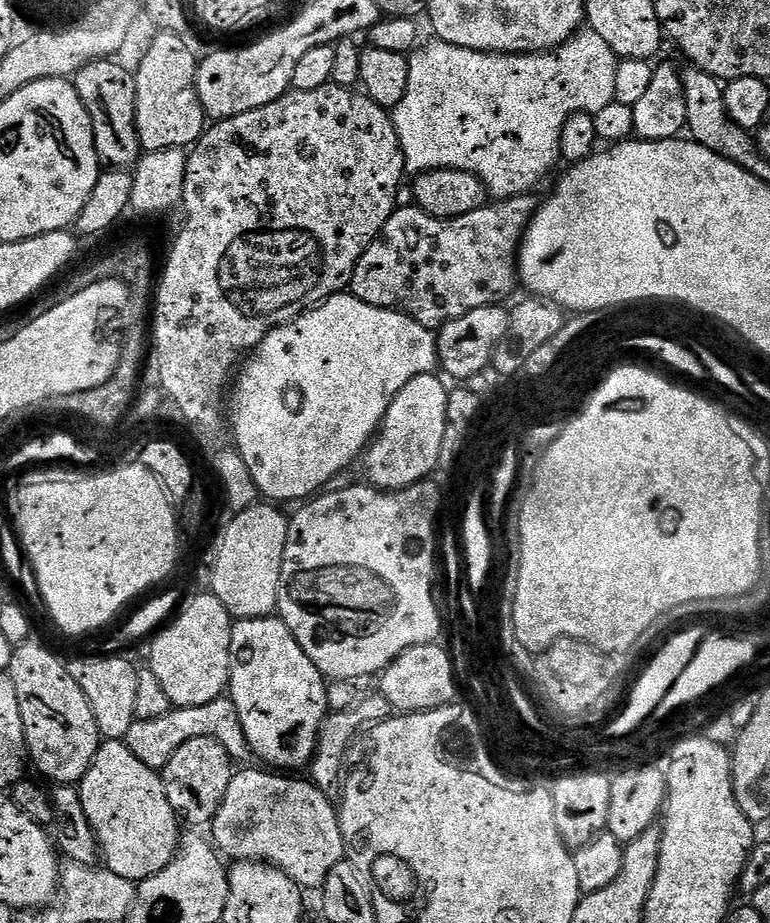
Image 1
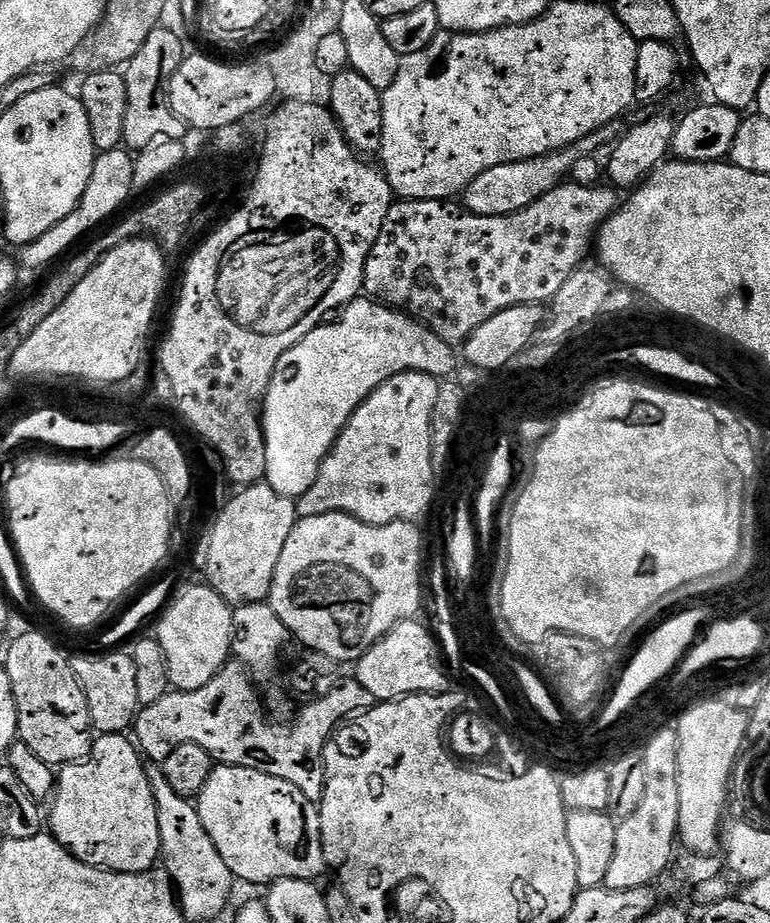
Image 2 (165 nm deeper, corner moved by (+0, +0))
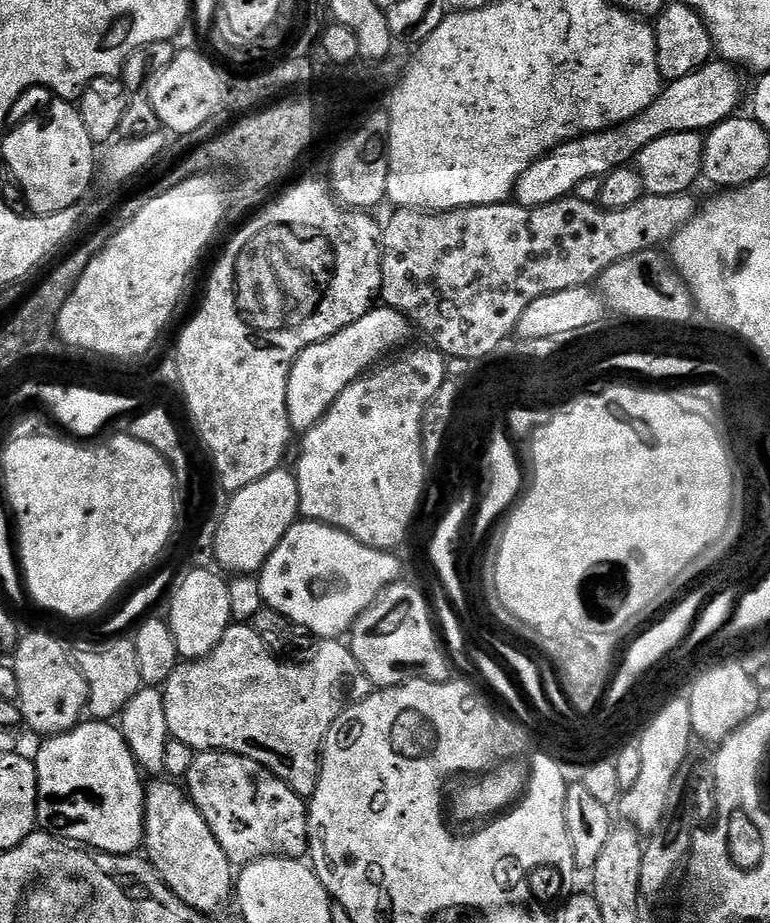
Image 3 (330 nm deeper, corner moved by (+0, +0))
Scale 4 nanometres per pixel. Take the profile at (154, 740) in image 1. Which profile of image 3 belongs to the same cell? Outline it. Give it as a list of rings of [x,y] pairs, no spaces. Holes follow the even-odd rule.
[[[236,622],[228,627],[226,634],[222,634],[222,642],[218,642],[218,646],[214,646],[214,650],[210,650],[210,654],[206,654],[200,660],[184,660],[177,664],[168,681],[163,684],[162,691],[166,704],[166,726],[171,739],[178,742],[186,742],[186,746],[193,748],[198,754],[201,752],[229,752],[230,754],[238,754],[239,756],[250,758],[254,762],[261,764],[266,770],[273,772],[279,780],[289,784],[298,795],[310,798],[318,786],[320,758],[330,726],[334,726],[334,722],[344,711],[346,705],[359,704],[361,700],[371,696],[374,686],[370,682],[370,678],[362,670],[362,666],[358,666],[358,658],[354,658],[351,647],[339,639],[323,641],[315,655],[303,662],[285,662],[269,648],[268,643],[251,626],[244,622]]]

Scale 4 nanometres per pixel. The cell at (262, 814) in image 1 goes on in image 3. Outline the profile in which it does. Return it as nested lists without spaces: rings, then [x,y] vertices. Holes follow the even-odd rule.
[[[201,752],[196,755],[194,766],[190,766],[190,770],[188,771],[186,791],[189,798],[194,802],[196,809],[202,814],[202,818],[206,818],[206,826],[210,826],[210,830],[214,830],[214,838],[218,838],[218,846],[222,846],[222,850],[226,850],[226,858],[234,866],[252,864],[255,860],[264,860],[268,856],[300,858],[308,852],[308,804],[305,797],[298,795],[289,784],[279,780],[273,772],[266,770],[258,762],[254,762],[245,756],[230,754],[229,752]]]

